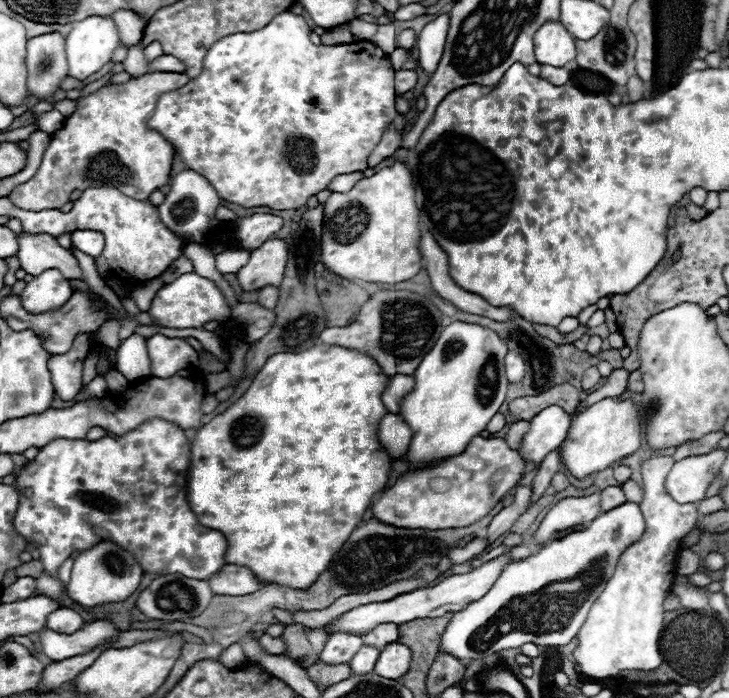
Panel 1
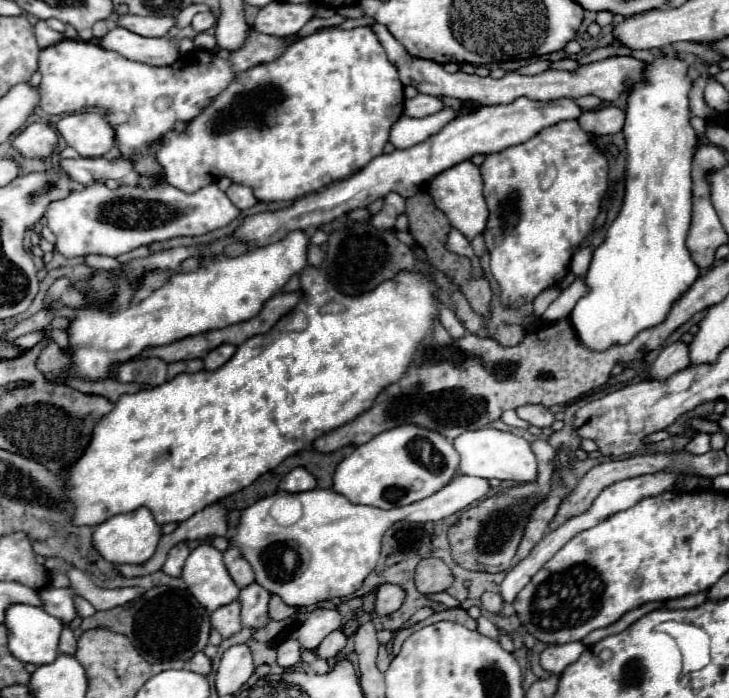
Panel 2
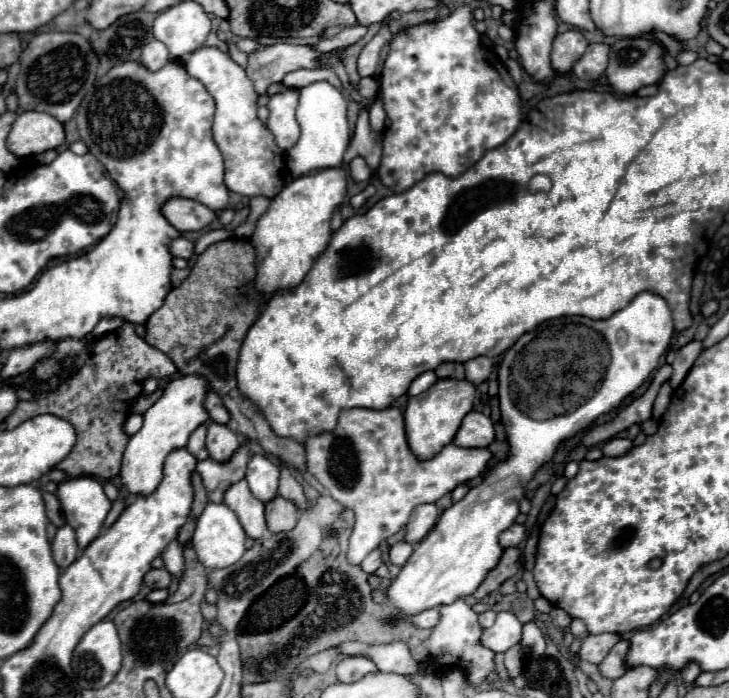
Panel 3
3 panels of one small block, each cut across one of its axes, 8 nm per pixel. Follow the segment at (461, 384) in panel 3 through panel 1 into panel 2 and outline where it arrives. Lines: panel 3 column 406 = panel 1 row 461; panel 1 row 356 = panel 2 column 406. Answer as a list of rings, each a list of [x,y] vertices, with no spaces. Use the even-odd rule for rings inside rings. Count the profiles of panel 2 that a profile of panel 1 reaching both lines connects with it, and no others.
[[[396,426],[394,430],[376,434],[370,442],[358,446],[338,464],[334,472],[334,490],[346,496],[352,504],[366,504],[384,510],[398,508],[432,496],[442,486],[446,486],[458,474],[458,462],[458,452],[448,438],[442,438],[442,434],[434,434],[434,430],[422,430],[422,426]]]

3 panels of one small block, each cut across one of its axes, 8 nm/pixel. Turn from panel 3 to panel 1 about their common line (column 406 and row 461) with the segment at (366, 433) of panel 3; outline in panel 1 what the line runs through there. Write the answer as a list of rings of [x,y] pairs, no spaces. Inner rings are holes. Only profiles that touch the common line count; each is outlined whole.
[[[476,436],[464,454],[438,462],[432,468],[402,474],[390,490],[384,490],[372,502],[372,514],[380,522],[398,528],[462,528],[484,518],[518,484],[522,472],[524,462],[516,450],[508,448],[504,438]]]

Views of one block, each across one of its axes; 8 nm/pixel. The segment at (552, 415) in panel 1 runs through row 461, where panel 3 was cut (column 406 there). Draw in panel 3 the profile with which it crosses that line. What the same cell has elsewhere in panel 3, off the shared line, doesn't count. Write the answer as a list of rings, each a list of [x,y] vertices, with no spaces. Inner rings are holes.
[[[422,504],[418,506],[408,524],[406,524],[406,534],[404,534],[404,542],[408,544],[416,544],[416,542],[422,542],[426,538],[426,534],[434,528],[438,520],[438,508],[434,504]]]

